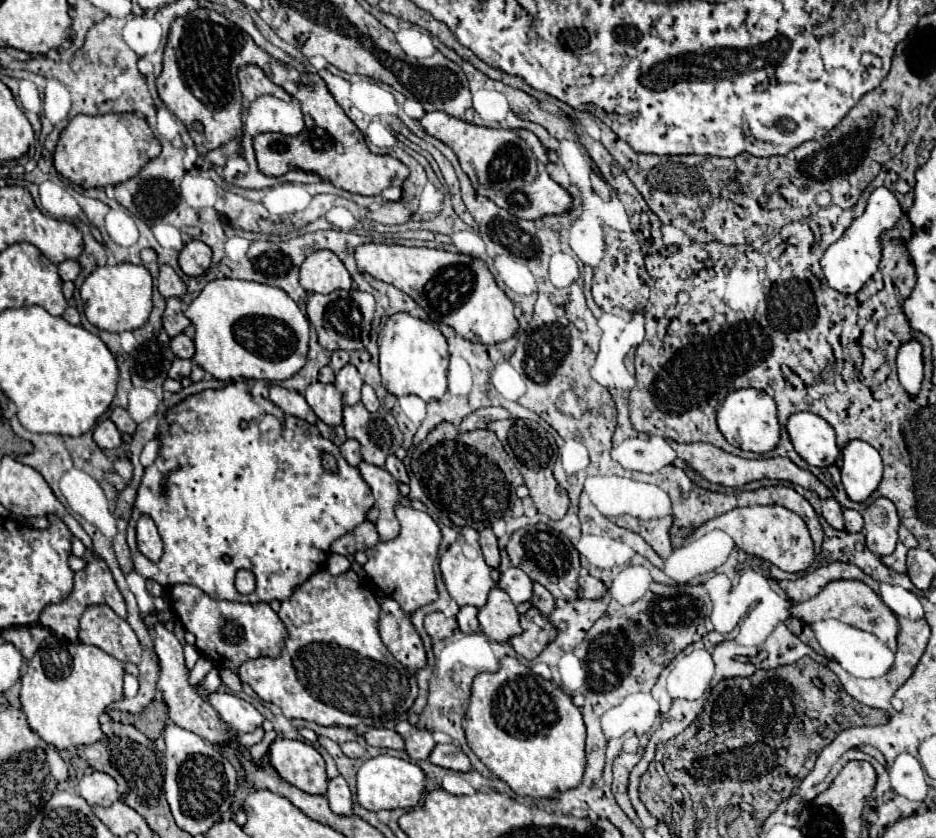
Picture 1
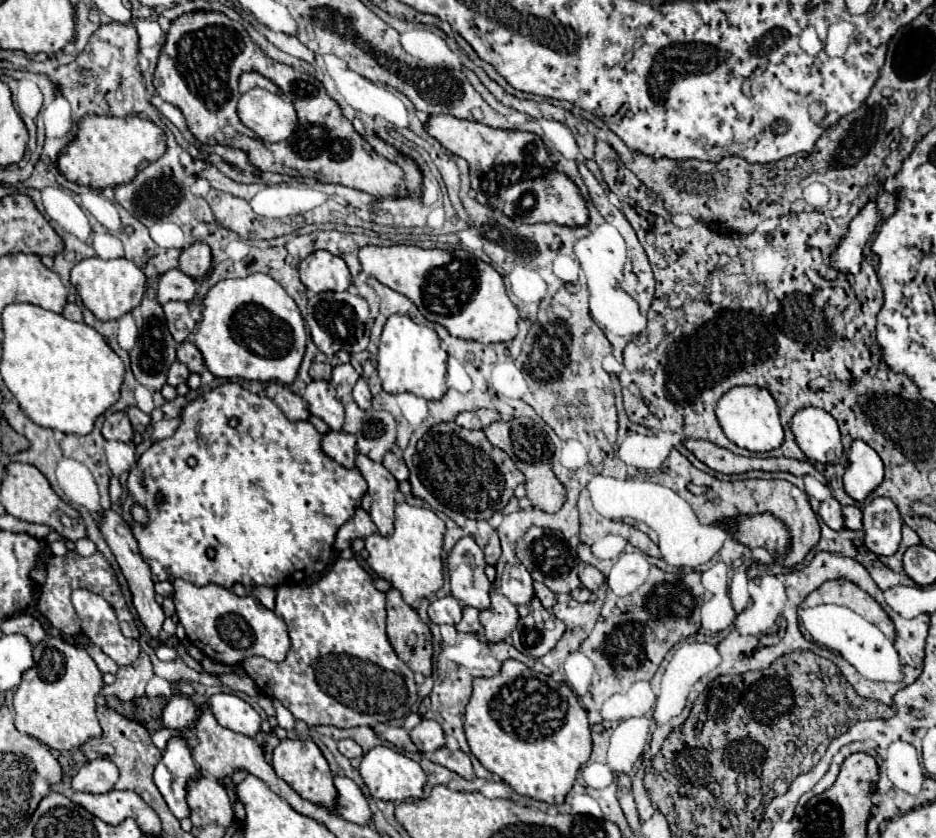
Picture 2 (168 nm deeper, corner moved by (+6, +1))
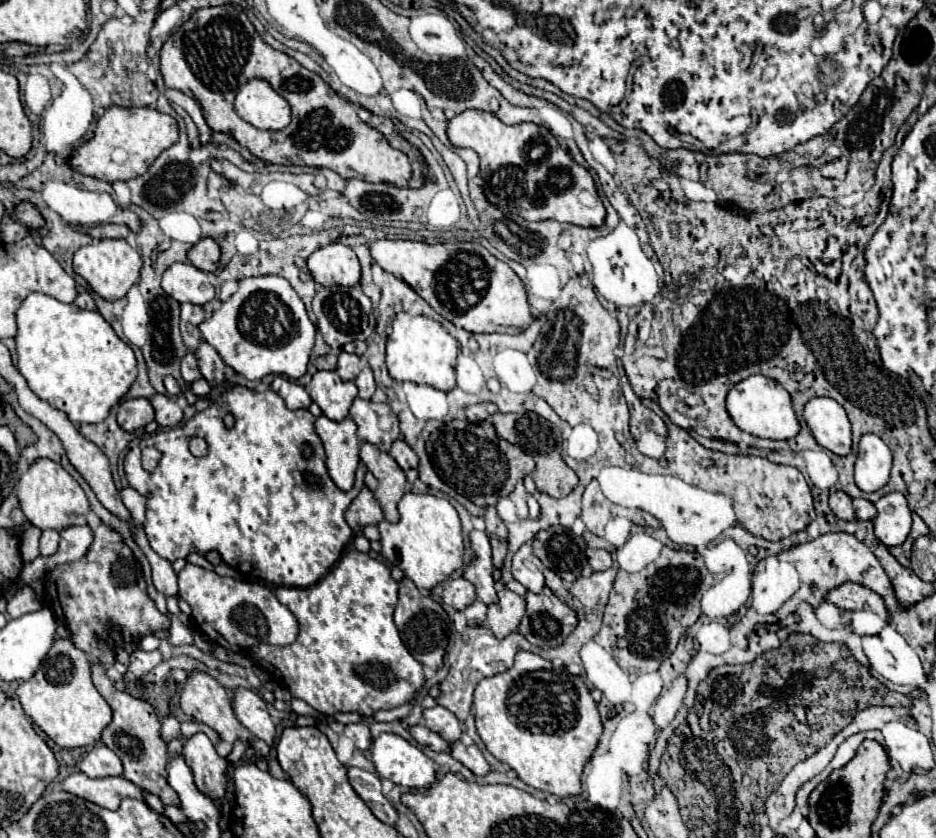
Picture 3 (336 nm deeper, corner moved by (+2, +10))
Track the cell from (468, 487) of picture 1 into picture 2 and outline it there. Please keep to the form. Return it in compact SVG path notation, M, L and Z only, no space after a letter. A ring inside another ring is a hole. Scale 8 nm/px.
M442 423L432 427L420 443L414 455L424 487L446 507L466 515L468 519L490 519L496 511L502 511L508 499L514 495L516 485L526 477L514 465L514 461L498 447L494 447L484 431L462 429L456 423Z

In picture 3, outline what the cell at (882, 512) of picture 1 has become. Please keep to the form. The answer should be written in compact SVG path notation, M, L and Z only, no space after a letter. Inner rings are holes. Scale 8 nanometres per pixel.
M890 492L874 502L874 506L878 510L876 518L872 520L876 538L886 546L900 546L912 526L912 512L906 504L904 494Z

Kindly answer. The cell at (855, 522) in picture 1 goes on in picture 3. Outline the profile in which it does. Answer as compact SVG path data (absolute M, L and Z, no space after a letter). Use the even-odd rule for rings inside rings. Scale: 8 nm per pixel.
M856 498L852 504L854 504L854 510L856 510L856 518L860 518L860 520L872 520L874 518L876 510L874 510L872 502L868 502L864 498Z

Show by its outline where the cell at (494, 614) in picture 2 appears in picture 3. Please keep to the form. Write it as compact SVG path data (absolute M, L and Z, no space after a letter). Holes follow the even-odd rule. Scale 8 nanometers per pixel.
M508 588L498 590L498 602L488 606L488 628L496 638L504 638L518 628L522 614L526 610L526 600Z

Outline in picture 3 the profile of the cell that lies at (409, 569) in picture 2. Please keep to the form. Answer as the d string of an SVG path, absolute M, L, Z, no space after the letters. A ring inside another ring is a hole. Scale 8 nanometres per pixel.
M406 492L398 502L400 520L396 524L382 520L380 530L380 554L394 566L398 566L406 578L410 578L420 592L432 590L436 584L444 582L454 570L462 566L462 530L460 518L454 506L446 498L436 498L432 494Z

